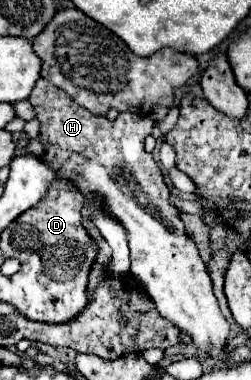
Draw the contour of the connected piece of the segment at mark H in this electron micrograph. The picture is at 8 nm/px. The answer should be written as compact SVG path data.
M44 77L36 81L28 101L40 121L38 141L44 145L44 155L40 159L60 177L72 179L80 193L84 191L98 197L102 211L126 229L132 261L130 273L144 283L160 315L178 323L180 331L190 335L198 349L208 351L216 359L224 359L224 343L230 325L218 309L212 281L194 241L184 231L178 209L168 201L170 191L164 177L154 157L144 151L144 139L154 125L158 125L163 134L173 129L178 121L178 107L172 107L162 120L120 113L114 121L108 121L104 115L92 115L88 109L74 103L68 93Z

